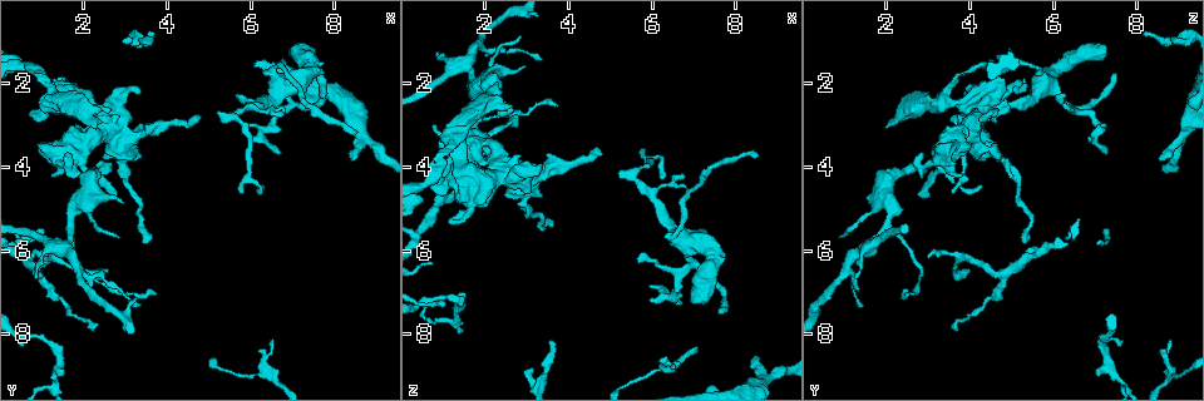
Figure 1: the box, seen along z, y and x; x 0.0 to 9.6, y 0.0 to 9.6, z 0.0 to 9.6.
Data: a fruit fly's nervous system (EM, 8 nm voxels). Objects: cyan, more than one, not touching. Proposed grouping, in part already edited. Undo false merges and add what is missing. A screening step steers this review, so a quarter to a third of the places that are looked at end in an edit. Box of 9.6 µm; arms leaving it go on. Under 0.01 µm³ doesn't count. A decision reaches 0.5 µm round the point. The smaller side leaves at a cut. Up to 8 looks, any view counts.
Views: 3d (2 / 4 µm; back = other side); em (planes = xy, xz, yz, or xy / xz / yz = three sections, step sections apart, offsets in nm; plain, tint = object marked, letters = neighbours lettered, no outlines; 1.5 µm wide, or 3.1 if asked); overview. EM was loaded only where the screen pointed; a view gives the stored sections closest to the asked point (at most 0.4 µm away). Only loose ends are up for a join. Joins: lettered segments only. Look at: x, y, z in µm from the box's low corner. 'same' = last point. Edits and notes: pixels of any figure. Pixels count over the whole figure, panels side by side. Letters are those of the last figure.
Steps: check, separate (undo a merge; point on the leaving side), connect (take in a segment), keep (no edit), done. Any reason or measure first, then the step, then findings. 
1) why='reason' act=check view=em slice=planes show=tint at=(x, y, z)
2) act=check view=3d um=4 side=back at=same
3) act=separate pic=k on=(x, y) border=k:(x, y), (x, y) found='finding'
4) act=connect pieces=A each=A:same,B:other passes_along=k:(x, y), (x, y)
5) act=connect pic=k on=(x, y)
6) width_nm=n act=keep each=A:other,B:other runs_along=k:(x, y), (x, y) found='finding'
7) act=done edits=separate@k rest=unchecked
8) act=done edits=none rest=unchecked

why='branch stops here' act=check view=em slice=planes show=tint at=(2.30, 3.00, 2.00)

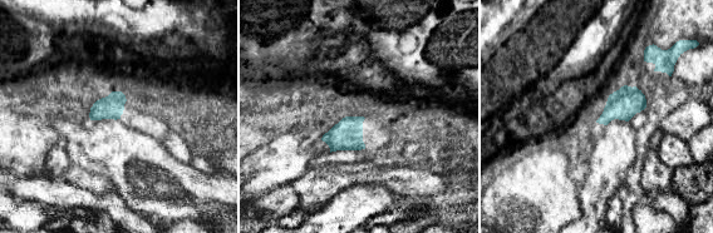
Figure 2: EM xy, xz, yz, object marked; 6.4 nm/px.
why='see the neighbours' act=check view=em slice=planes show=letters at=same

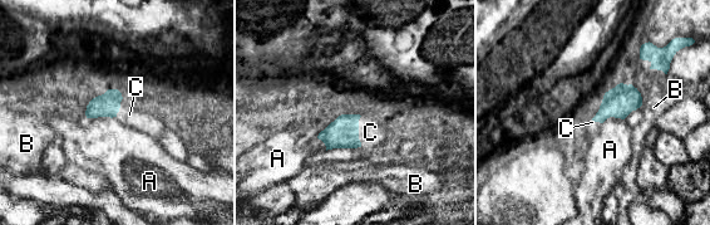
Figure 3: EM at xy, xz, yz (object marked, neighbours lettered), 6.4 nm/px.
longest_contact=C:200nm act=connect pieces=C each=A:other,B:other,C:same found='the neuron continues'

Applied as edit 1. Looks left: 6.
why='an open end' act=check view=3d um=4 at=(2.60, 6.40, 4.05)

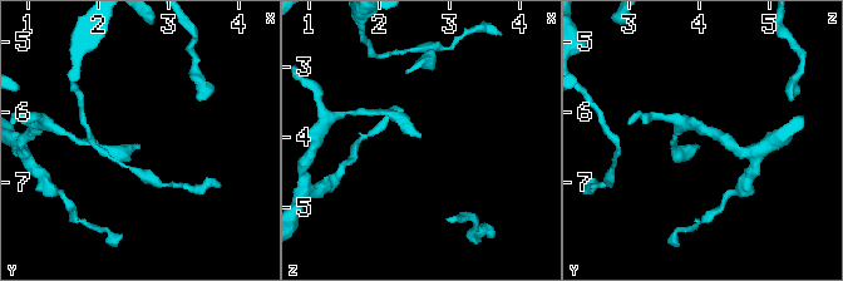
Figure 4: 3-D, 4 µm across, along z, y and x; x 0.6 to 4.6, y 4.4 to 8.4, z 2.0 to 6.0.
act=check view=em slice=yz step=4 show=tint at=(2.60, 6.45, 4.00)

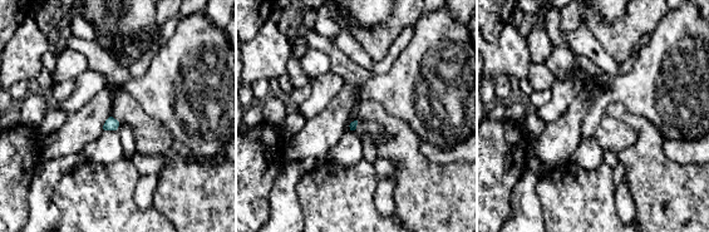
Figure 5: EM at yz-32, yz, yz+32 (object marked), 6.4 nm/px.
why='cut it another way' act=check view=em slice=planes show=letters at=same

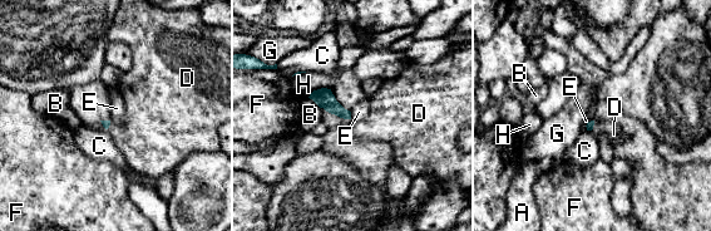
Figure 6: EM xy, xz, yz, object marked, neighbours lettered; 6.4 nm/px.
act=keep each=A:other,B:other,C:other,D:other,E:other,F:other,G:other,H:other border=6:(349, 111), (351, 118) found='none of them fits'

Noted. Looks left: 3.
why='an open end' act=check view=3d um=2 at=(1.35, 4.25, 3.75)

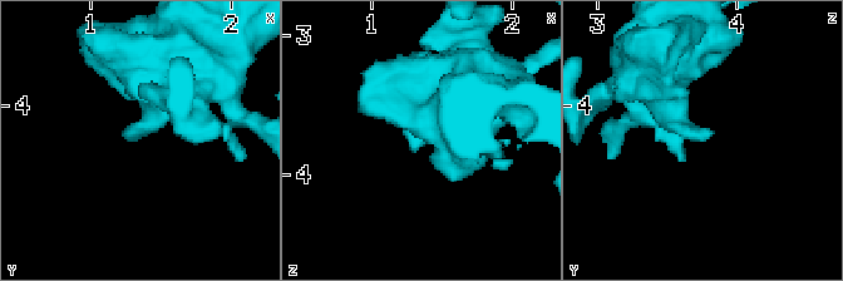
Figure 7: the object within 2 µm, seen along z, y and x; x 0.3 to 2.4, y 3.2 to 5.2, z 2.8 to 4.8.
why='now the EM' act=check view=em slice=planes show=letters at=(1.32, 4.20, 3.82)

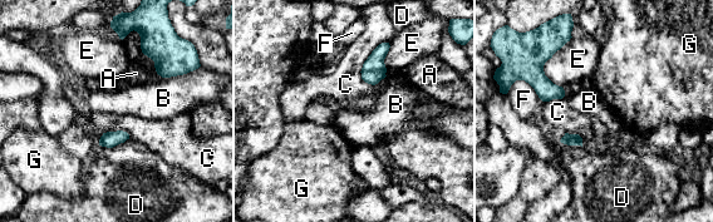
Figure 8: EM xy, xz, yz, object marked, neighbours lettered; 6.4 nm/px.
act=keep each=A:other,B:other,C:other,D:other,E:other,F:other,G:other border=8:(129, 138), (112, 147), (99, 146) found='no lettered segment goes on from it'

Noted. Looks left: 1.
act=done edits=connect@3 rest=unchecked

